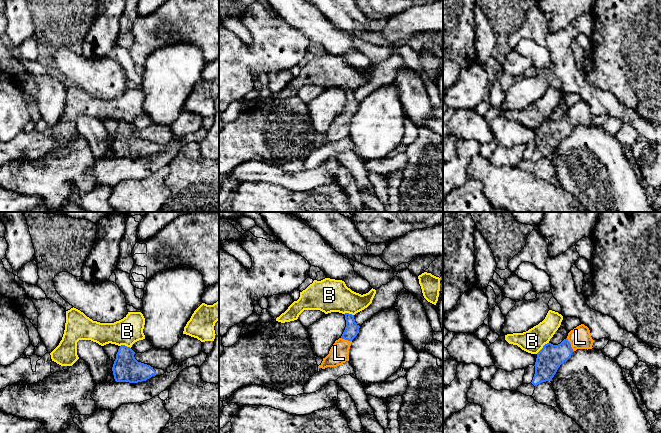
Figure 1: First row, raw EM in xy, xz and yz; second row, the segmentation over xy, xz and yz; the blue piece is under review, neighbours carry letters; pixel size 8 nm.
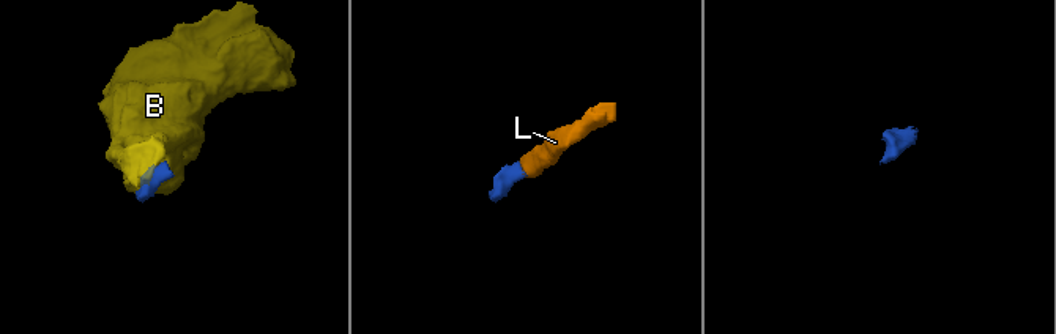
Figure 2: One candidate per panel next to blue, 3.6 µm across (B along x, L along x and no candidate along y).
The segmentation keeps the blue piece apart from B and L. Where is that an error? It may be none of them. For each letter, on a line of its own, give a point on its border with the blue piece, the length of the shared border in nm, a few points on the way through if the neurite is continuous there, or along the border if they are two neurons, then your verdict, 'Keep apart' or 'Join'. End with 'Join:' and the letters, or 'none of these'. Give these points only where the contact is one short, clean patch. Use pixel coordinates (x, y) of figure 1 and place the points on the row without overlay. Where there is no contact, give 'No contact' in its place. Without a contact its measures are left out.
B: Touches blue at yz (543, 123). Shared border 140 nm. Boundary: yz (548, 118), (536, 129). Keep apart
L: Touches blue at yz (570, 121). Shared border 130 nm. Path across: yz (550, 133), (561, 129), (570, 121), (580, 113). Join
Join: L

